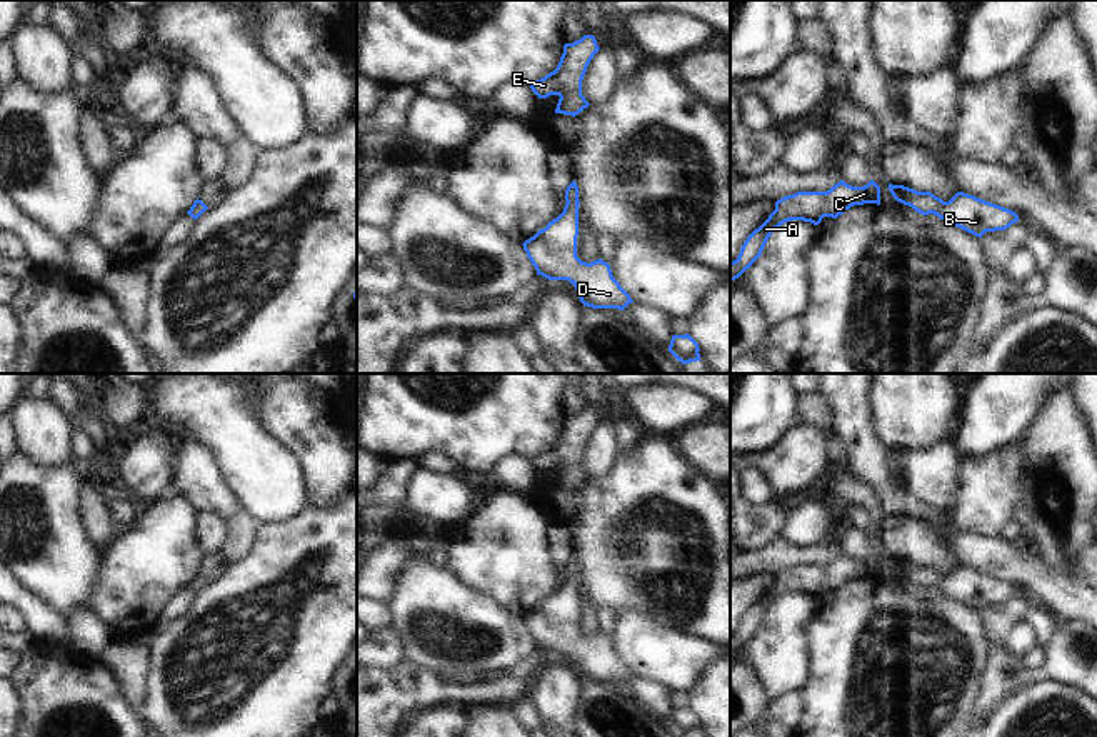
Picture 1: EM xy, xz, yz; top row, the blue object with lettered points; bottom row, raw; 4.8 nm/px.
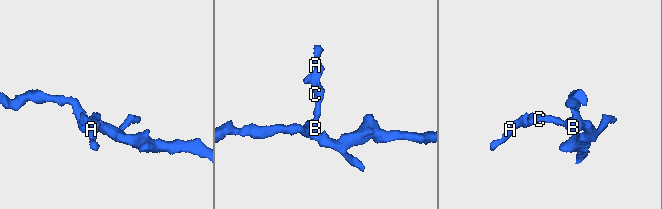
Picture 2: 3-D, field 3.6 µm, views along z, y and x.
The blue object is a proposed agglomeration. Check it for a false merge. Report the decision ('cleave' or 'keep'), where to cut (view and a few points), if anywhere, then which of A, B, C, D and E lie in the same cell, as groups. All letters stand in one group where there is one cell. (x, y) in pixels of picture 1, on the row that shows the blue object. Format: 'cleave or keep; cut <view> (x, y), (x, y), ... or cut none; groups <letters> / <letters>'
keep; cut none; groups A B C D E

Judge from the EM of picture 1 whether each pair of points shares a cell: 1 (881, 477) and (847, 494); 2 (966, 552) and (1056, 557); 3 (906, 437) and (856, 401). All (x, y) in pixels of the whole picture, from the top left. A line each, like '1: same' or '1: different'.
1: different
2: different
3: different

